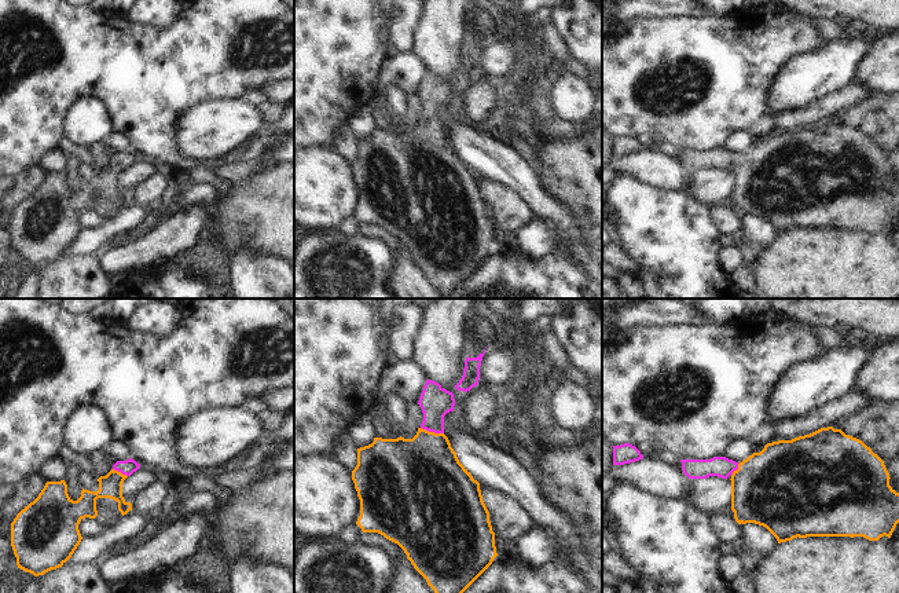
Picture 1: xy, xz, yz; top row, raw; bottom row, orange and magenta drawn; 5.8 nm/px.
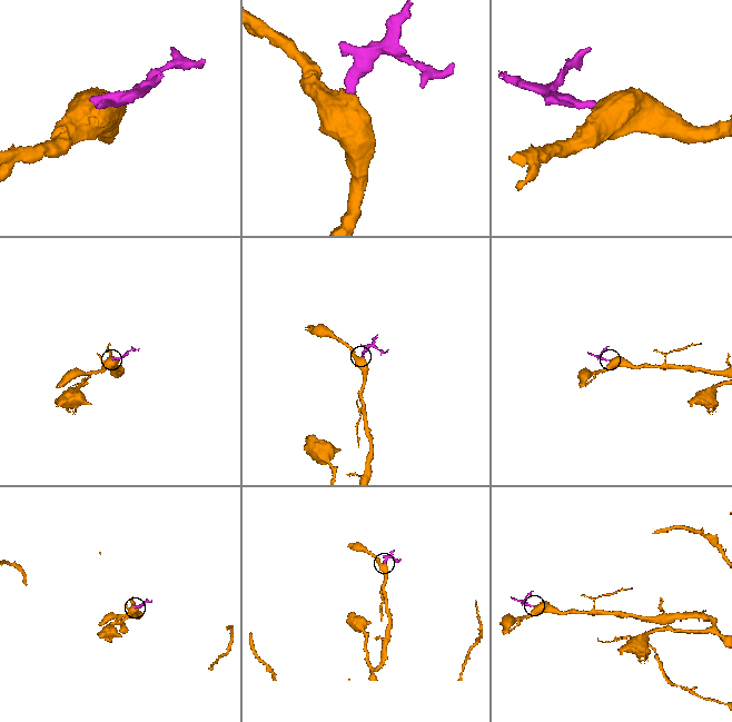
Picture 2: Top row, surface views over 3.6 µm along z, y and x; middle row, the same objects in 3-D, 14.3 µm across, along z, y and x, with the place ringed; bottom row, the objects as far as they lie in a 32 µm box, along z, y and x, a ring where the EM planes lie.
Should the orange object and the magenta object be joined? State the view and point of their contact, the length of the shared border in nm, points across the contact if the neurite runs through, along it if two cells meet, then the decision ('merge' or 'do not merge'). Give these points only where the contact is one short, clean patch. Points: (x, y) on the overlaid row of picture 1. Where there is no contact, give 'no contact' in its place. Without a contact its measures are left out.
meets orange in xz at (432, 432); contact 140 nm long; runs through xz (424, 473), (432, 432), (436, 402); merge

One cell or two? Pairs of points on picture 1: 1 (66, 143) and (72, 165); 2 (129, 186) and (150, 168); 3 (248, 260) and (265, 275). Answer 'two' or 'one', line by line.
1: two
2: one
3: one

